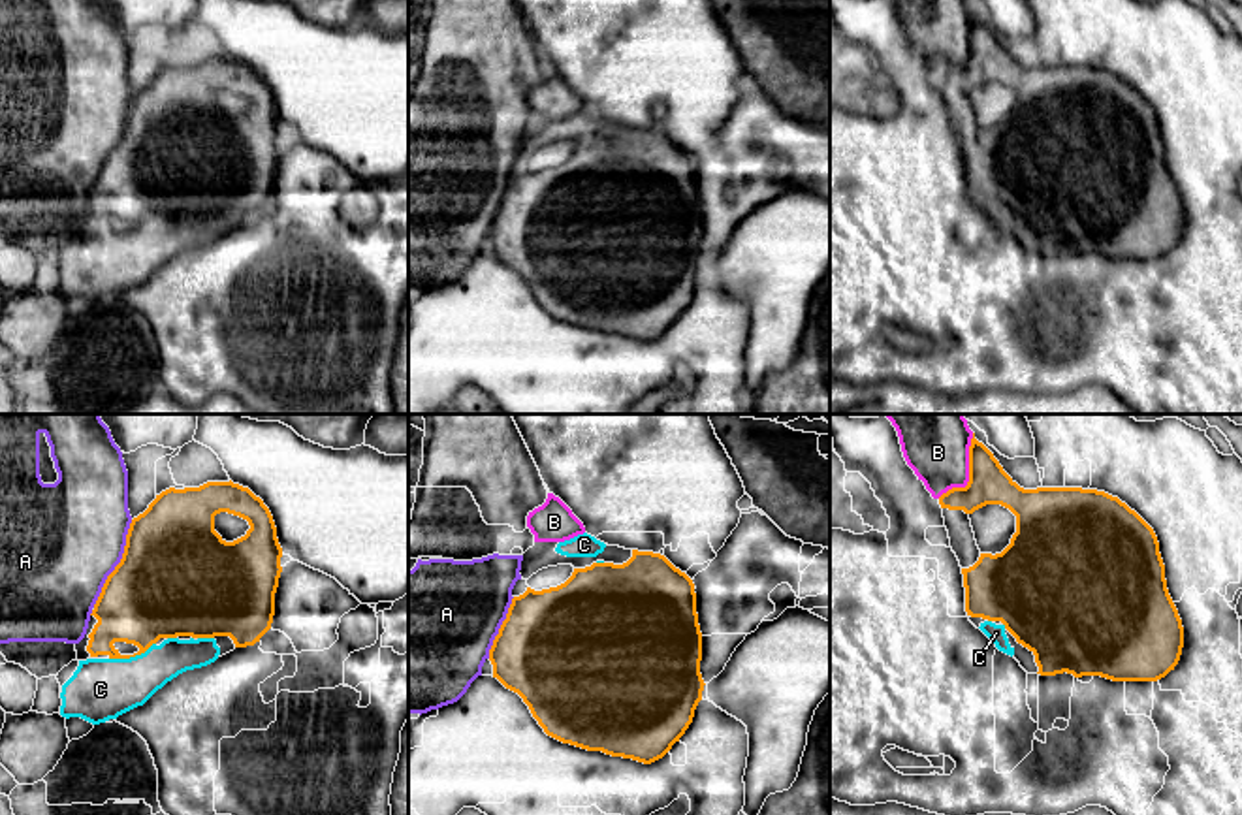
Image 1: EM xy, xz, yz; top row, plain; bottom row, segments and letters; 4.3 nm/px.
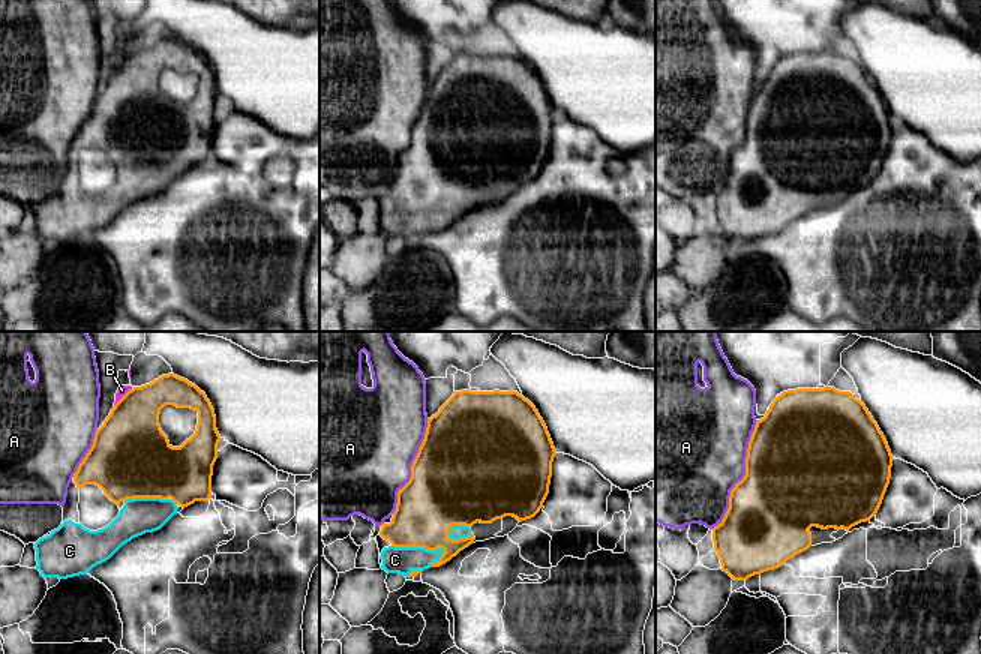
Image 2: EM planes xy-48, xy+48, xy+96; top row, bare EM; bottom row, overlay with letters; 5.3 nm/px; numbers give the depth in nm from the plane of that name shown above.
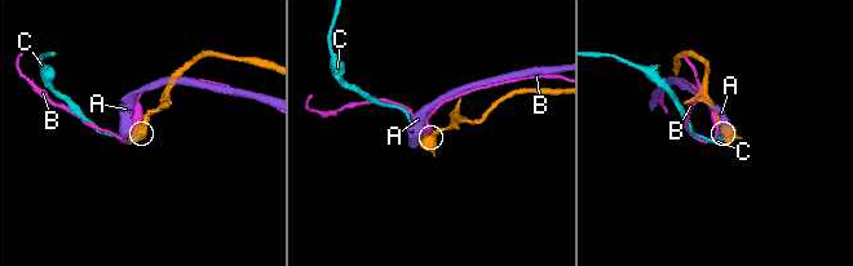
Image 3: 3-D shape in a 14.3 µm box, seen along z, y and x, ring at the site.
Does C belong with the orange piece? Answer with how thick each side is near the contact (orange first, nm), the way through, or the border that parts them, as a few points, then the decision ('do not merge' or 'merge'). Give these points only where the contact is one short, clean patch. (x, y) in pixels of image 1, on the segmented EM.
360 nm thick on the orange side, 260 nm on the other; merge

